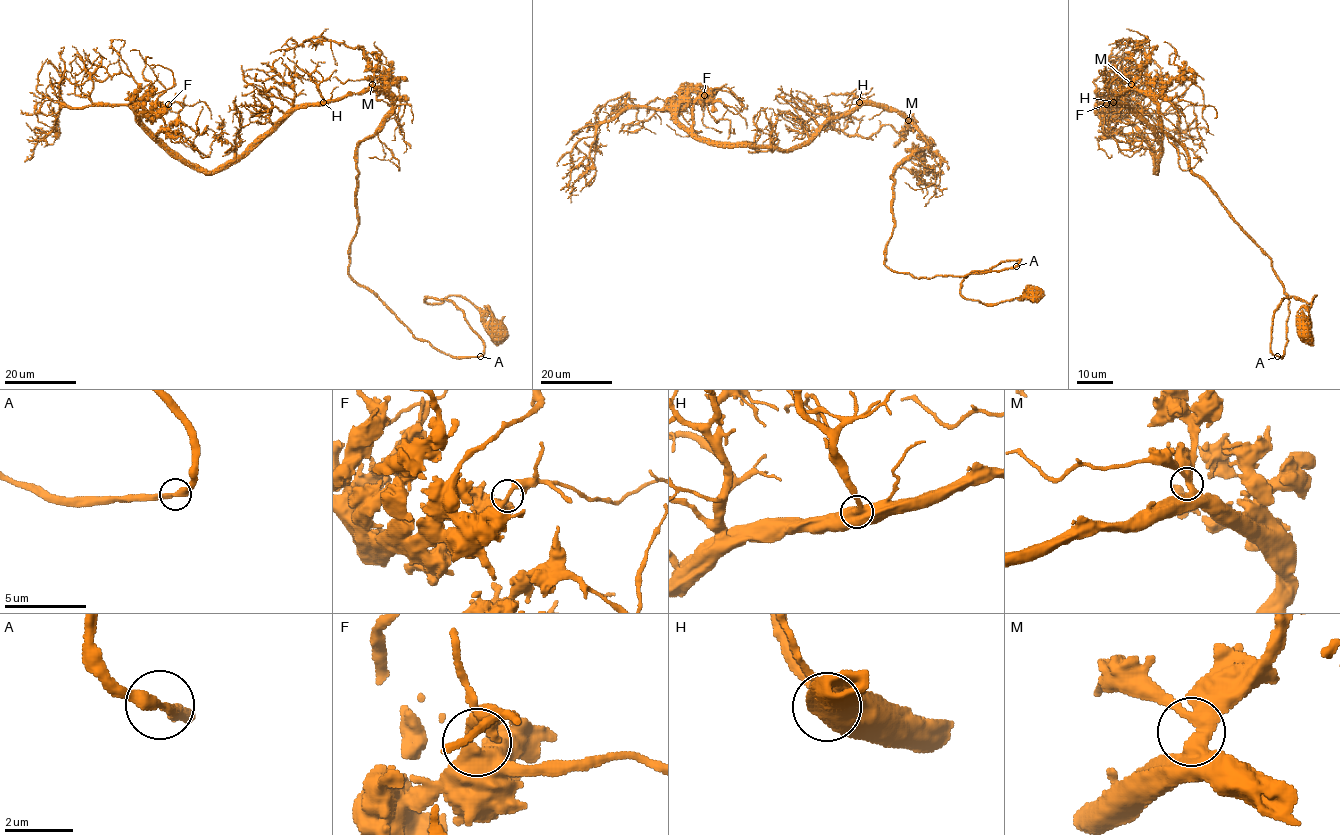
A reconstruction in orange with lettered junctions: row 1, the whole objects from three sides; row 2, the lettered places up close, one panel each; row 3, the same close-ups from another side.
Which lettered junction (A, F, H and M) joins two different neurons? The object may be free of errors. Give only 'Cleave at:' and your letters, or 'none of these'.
Cleave at: none of these

